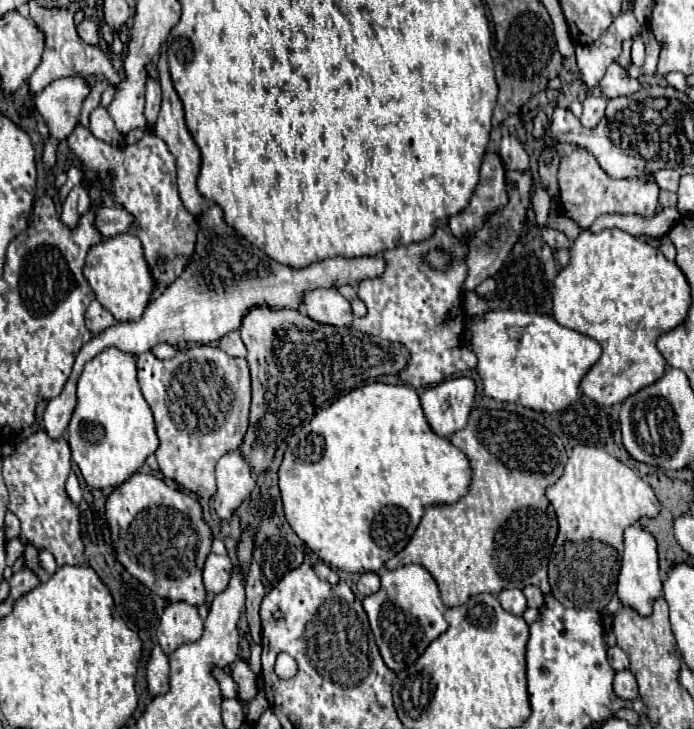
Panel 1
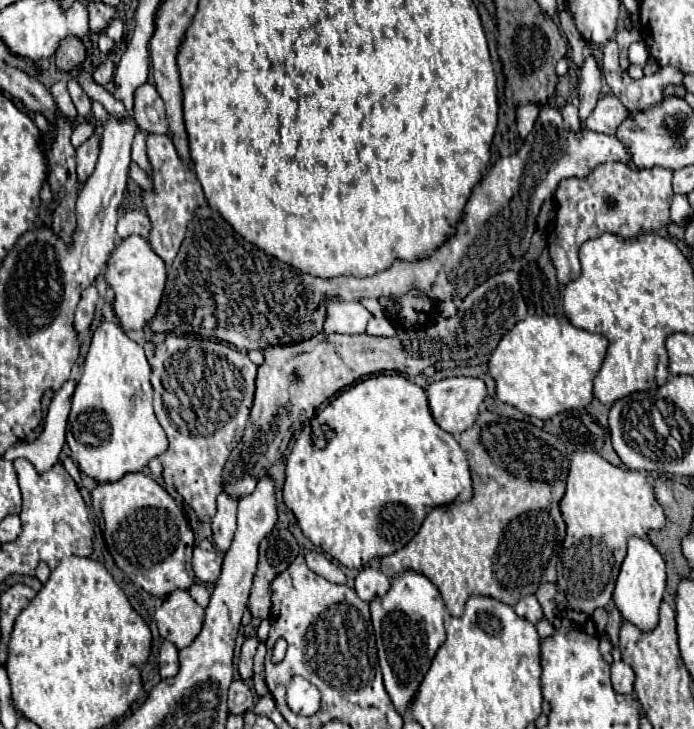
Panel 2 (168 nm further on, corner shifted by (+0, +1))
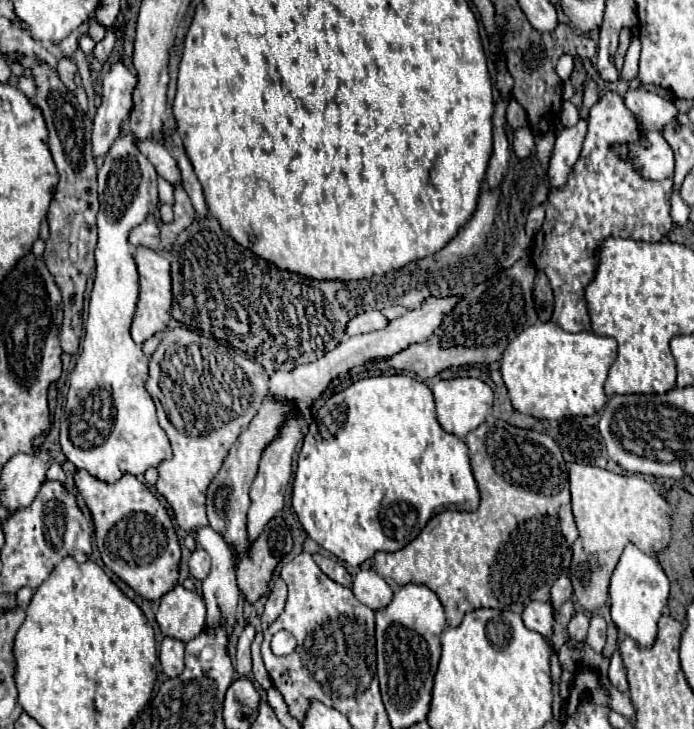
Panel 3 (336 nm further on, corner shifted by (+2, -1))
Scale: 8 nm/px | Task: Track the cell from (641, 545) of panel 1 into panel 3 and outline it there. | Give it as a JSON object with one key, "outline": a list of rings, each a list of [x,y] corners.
{"outline":[[[627,545],[615,571],[609,587],[611,597],[611,619],[615,627],[625,635],[637,641],[643,647],[653,647],[657,639],[657,621],[663,615],[669,599],[669,579],[663,573],[659,561],[653,555],[645,555],[635,545]]]}

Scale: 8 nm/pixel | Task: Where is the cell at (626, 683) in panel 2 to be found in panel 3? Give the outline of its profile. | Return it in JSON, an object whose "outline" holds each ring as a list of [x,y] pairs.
{"outline":[[[615,651],[609,661],[611,661],[609,663],[609,681],[611,681],[611,685],[615,689],[619,689],[619,691],[627,691],[629,689],[629,685],[627,685],[627,671],[625,671],[625,665],[621,661],[619,651]]]}

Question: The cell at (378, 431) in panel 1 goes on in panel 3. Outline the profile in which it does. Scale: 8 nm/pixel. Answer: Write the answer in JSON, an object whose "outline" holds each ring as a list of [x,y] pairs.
{"outline":[[[399,373],[399,375],[373,375],[373,377],[357,379],[349,387],[327,397],[327,401],[315,413],[315,421],[309,425],[309,433],[314,437],[321,435],[321,439],[305,439],[303,441],[303,447],[299,453],[299,467],[295,471],[295,481],[293,481],[293,509],[295,509],[303,529],[307,531],[307,535],[313,541],[317,541],[323,549],[333,553],[337,559],[345,561],[347,565],[357,567],[363,561],[371,559],[377,551],[399,551],[399,549],[403,549],[407,543],[411,543],[421,533],[421,529],[427,525],[427,521],[443,509],[457,507],[463,511],[475,511],[479,507],[479,491],[477,491],[477,483],[473,481],[473,473],[471,473],[469,449],[467,449],[463,439],[447,433],[439,425],[439,421],[435,417],[433,393],[417,377]]]}

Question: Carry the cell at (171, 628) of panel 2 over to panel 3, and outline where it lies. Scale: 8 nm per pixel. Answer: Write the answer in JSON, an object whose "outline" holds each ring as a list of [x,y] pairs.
{"outline":[[[175,585],[161,597],[155,617],[163,635],[187,643],[205,629],[205,603],[199,593]]]}

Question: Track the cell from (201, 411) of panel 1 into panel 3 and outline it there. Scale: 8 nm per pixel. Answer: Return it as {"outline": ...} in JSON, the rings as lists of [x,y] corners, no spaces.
{"outline":[[[175,327],[163,333],[161,343],[151,357],[149,379],[145,387],[157,405],[159,425],[167,433],[173,447],[173,457],[169,461],[159,463],[157,467],[159,479],[155,483],[155,489],[173,507],[177,525],[187,533],[197,533],[201,527],[207,525],[205,513],[207,487],[221,469],[229,447],[237,441],[241,431],[247,429],[257,409],[261,407],[263,399],[267,397],[269,375],[265,373],[261,363],[247,357],[245,353],[239,353],[233,347],[227,347],[215,339],[207,339],[187,327]]]}

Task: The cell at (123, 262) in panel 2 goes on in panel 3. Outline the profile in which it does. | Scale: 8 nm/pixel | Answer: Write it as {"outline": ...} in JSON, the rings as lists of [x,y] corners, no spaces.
{"outline":[[[137,247],[135,249],[135,263],[139,269],[139,303],[137,303],[137,313],[131,325],[131,337],[137,345],[143,345],[149,337],[161,333],[167,329],[167,323],[171,321],[171,303],[173,303],[173,293],[171,293],[171,267],[169,261],[159,255],[157,251],[149,247]]]}

